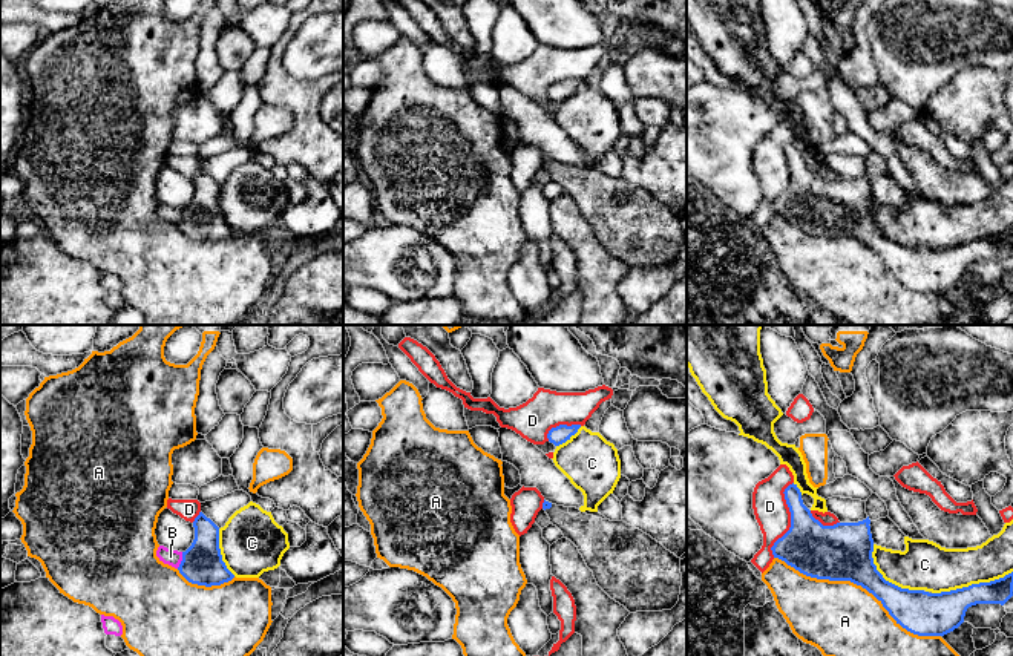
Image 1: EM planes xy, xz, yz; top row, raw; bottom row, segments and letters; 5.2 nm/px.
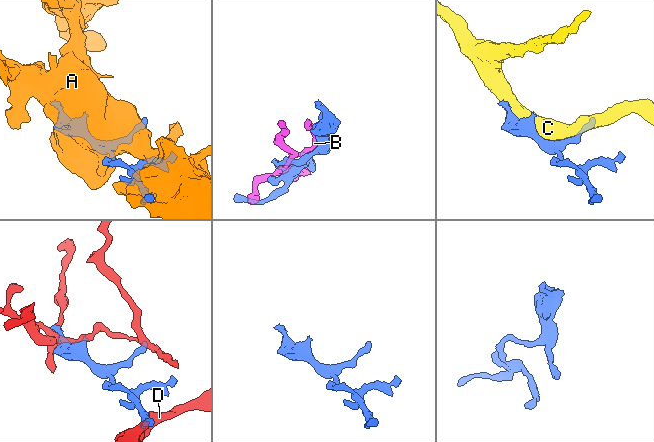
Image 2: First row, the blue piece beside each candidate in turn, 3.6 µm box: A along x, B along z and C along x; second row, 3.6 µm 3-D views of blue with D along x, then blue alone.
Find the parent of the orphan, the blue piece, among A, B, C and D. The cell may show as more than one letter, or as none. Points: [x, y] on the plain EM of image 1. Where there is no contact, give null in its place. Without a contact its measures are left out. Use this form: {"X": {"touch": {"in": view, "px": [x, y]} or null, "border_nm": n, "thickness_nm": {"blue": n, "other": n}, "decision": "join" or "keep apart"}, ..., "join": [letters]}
{"A": {"touch": {"in": "yz", "px": [858, 241]}, "border_nm": 950, "thickness_nm": {"blue": 300, "other": 400}, "decision": "keep apart"}, "B": {"touch": {"in": "xy", "px": [183, 216]}, "border_nm": 90, "thickness_nm": {"blue": 220, "other": 90}, "decision": "keep apart"}, "C": {"touch": {"in": "yz", "px": [972, 241]}, "border_nm": 440, "thickness_nm": {"blue": 220, "other": 240}, "decision": "keep apart"}, "D": {"touch": {"in": "yz", "px": [791, 177]}, "border_nm": 420, "thickness_nm": {"blue": 280, "other": 180}, "decision": "keep apart"}, "join": []}

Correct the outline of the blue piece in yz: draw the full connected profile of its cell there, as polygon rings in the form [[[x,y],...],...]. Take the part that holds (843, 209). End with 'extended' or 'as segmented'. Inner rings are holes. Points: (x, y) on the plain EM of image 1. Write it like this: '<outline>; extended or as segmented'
[[[789,141],[783,150],[791,169],[791,184],[771,204],[774,215],[785,218],[788,222],[811,235],[851,238],[861,242],[883,261],[897,280],[913,291],[944,293],[964,279],[969,264],[976,261],[1004,262],[1013,253],[1013,228],[990,239],[972,241],[941,250],[901,245],[886,238],[874,221],[874,196],[869,181],[889,173],[886,159],[877,150],[872,149],[866,158],[866,176],[858,179],[837,179],[834,182],[823,182],[812,173],[811,167],[803,161],[797,141]]]; extended

